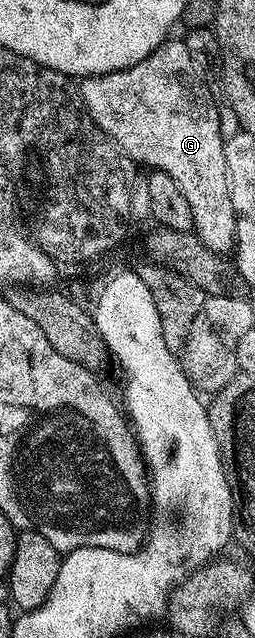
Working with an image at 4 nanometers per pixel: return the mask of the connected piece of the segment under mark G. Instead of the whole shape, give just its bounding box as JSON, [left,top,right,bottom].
[78,38,237,254]

